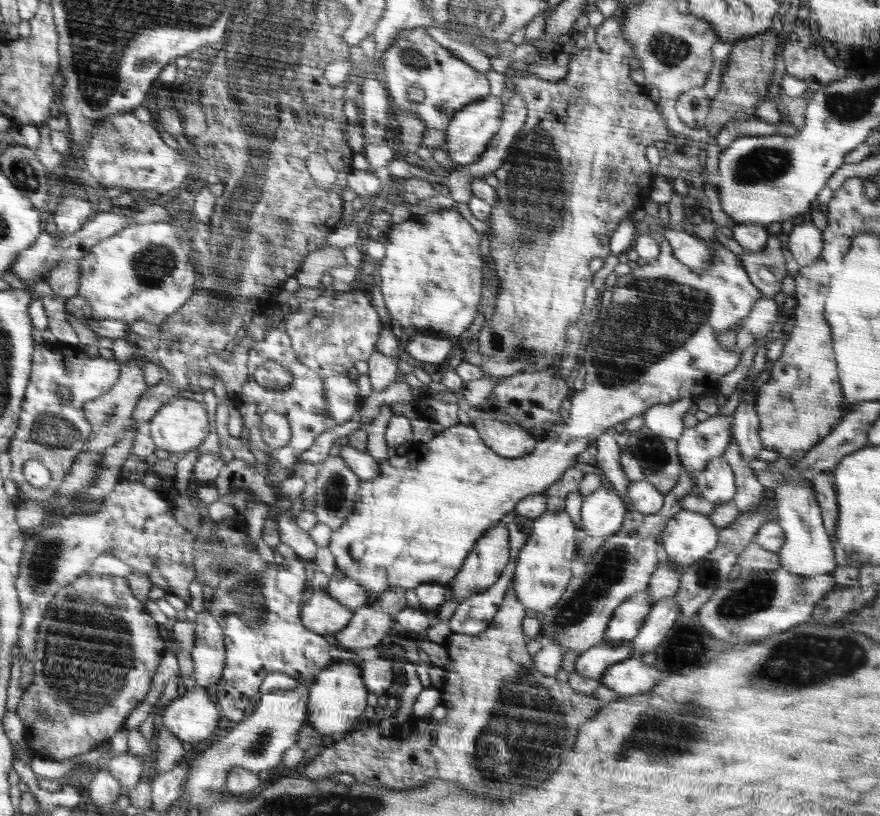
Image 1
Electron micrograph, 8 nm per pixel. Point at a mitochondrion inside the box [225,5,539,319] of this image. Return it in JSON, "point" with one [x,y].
{"point":[412,58]}

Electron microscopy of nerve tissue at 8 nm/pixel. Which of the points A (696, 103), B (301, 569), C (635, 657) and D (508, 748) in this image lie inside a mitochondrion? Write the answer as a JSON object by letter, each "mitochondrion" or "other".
{"A":"mitochondrion","B":"other","C":"other","D":"mitochondrion"}

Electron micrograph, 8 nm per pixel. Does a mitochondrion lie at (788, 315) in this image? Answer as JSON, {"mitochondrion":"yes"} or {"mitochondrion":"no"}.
{"mitochondrion":"no"}

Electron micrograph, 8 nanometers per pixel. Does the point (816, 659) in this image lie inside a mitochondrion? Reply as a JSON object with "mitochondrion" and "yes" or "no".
{"mitochondrion":"yes"}

